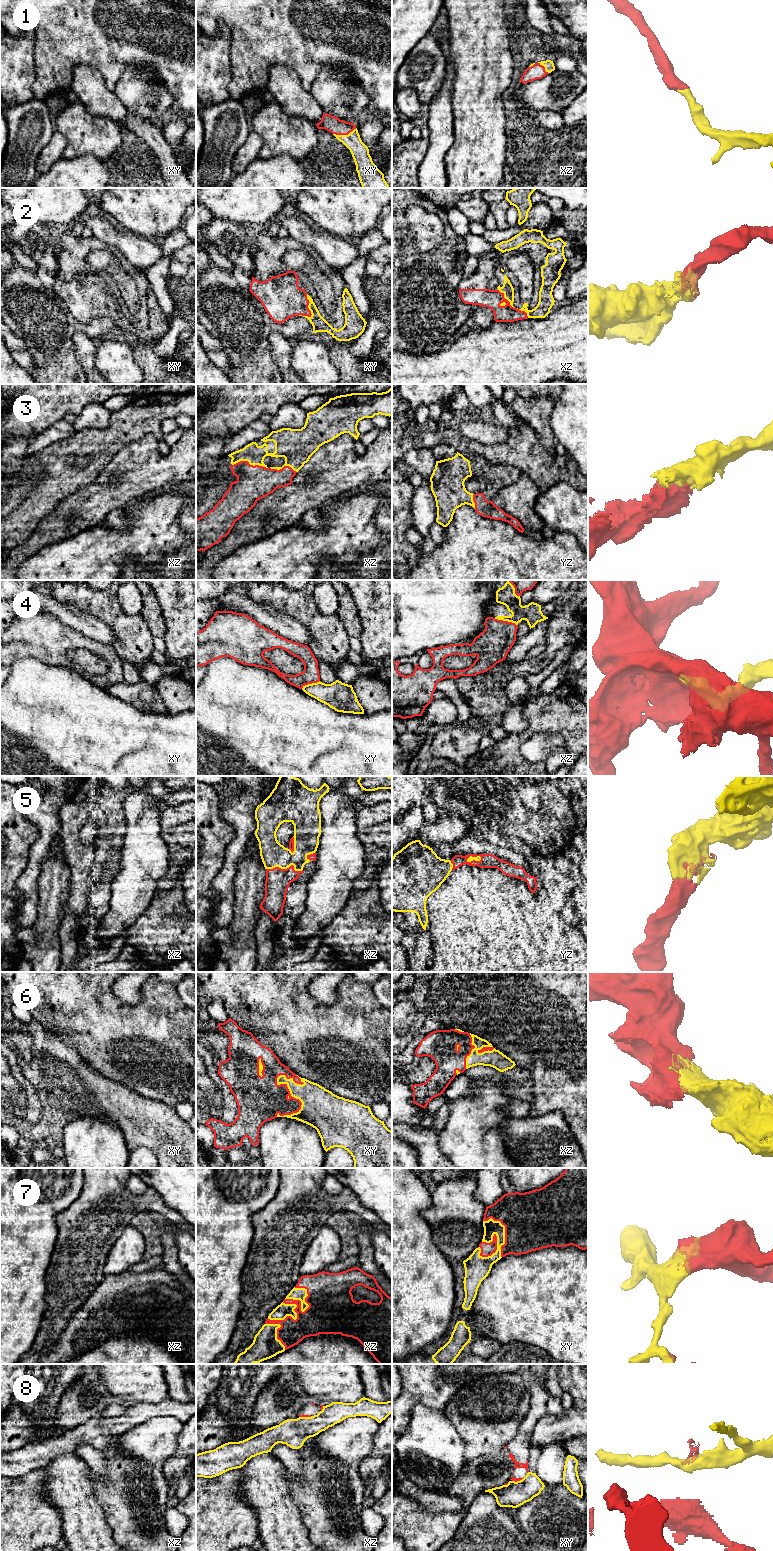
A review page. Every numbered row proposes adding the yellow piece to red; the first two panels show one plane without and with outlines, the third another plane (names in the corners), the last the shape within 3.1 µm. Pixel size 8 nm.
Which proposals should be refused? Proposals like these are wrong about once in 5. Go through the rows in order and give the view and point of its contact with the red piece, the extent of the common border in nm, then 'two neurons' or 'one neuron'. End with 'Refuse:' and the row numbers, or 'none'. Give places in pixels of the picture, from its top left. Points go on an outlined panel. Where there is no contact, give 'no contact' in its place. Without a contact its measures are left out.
1: xy (344, 134) | 200 nm | one neuron
2: xy (307, 306) | 190 nm | one neuron
3: xz (249, 464) | 280 nm | one neuron
4: xz (505, 621) | 190 nm | two neurons
5: xz (285, 869) | 300 nm | one neuron
6: xy (287, 1088) | 380 nm | one neuron
7: xz (300, 1302) | 220 nm | one neuron
8: xz (305, 1416) | 100 nm | two neurons
Refuse: 4, 8

